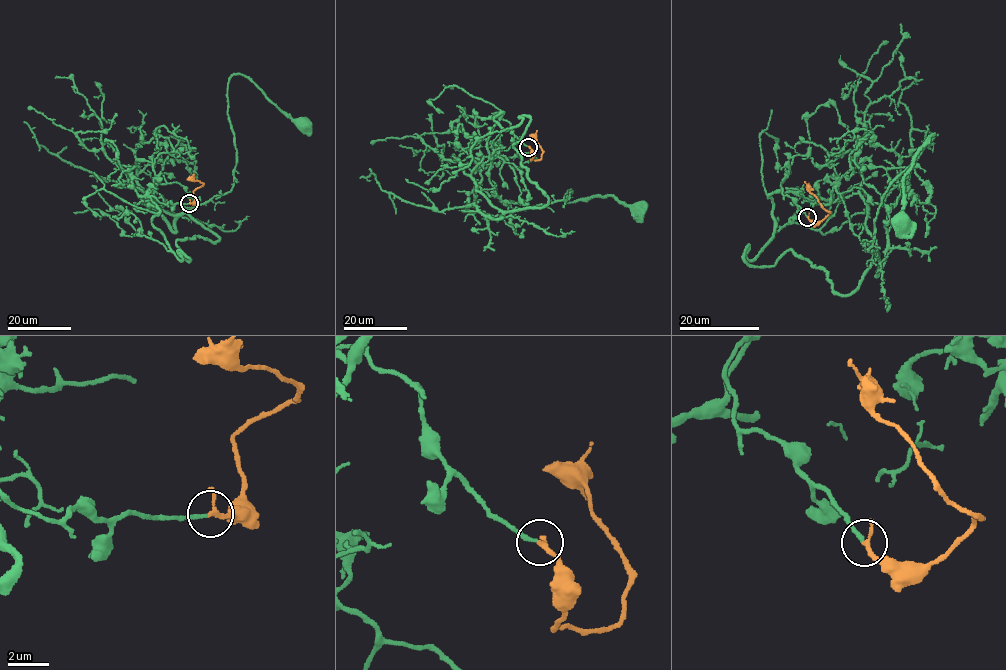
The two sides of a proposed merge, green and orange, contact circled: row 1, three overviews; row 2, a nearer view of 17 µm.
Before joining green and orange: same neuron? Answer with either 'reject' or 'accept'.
accept

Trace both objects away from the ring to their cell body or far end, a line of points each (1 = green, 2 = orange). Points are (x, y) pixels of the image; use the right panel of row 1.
1: (807, 217), (784, 178), (838, 178), (877, 259), (934, 134), (900, 221)
2: (808, 217), (810, 221), (821, 221), (829, 211), (804, 182)

